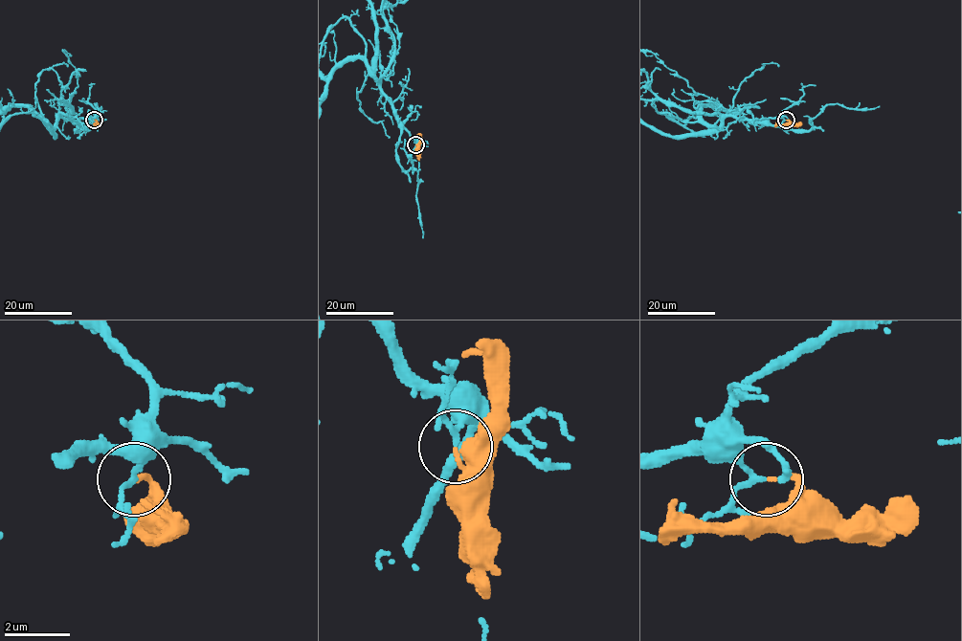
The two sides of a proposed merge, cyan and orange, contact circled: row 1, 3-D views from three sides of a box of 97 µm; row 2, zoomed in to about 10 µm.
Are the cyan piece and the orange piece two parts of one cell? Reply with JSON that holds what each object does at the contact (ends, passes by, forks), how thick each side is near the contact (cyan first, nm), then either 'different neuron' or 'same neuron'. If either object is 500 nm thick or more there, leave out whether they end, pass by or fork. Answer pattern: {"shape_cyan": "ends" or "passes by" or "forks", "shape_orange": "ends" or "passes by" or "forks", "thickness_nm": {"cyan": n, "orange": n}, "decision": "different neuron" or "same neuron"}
{"shape_cyan": "passes by", "shape_orange": "ends", "thickness_nm": {"cyan": 130, "orange": 110}, "decision": "same neuron"}

